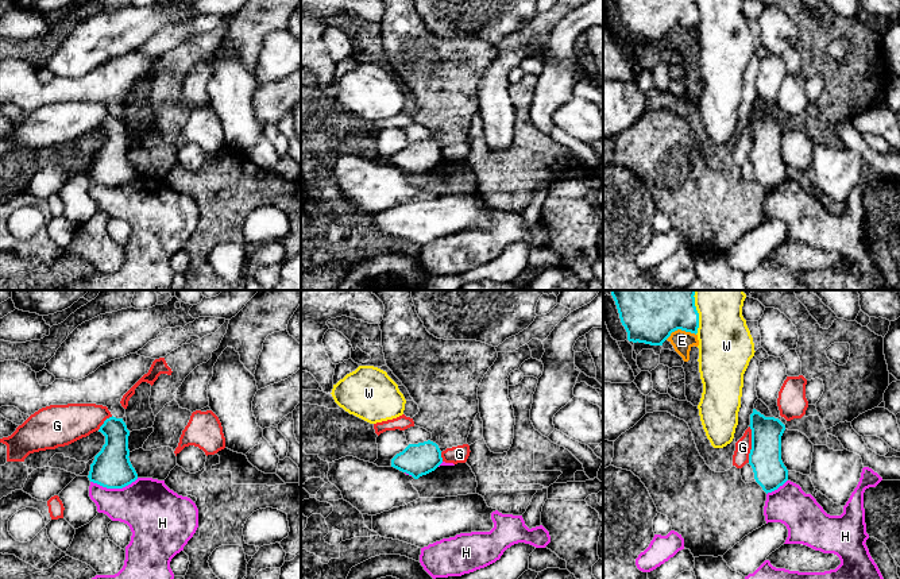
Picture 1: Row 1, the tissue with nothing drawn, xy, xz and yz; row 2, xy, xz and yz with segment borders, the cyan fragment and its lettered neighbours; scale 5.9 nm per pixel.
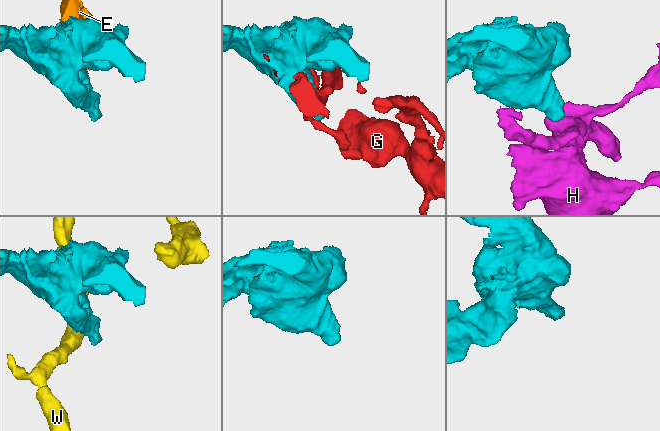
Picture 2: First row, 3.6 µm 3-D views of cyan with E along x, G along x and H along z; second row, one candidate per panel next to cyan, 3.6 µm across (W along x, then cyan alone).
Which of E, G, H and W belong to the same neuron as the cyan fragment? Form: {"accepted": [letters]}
{"accepted": []}

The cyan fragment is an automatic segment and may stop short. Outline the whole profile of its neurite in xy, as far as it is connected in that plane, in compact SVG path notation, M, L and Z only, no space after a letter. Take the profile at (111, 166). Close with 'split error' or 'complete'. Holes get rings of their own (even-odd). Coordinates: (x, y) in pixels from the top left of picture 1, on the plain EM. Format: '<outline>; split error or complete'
M109 115L99 130L105 134L105 142L90 162L89 178L107 186L123 186L138 177L130 159L128 134L123 116Z; complete

